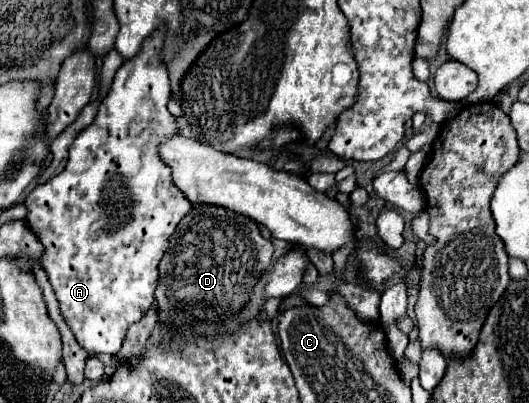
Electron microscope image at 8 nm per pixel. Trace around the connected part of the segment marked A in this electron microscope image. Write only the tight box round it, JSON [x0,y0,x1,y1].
[24,24,192,356]

